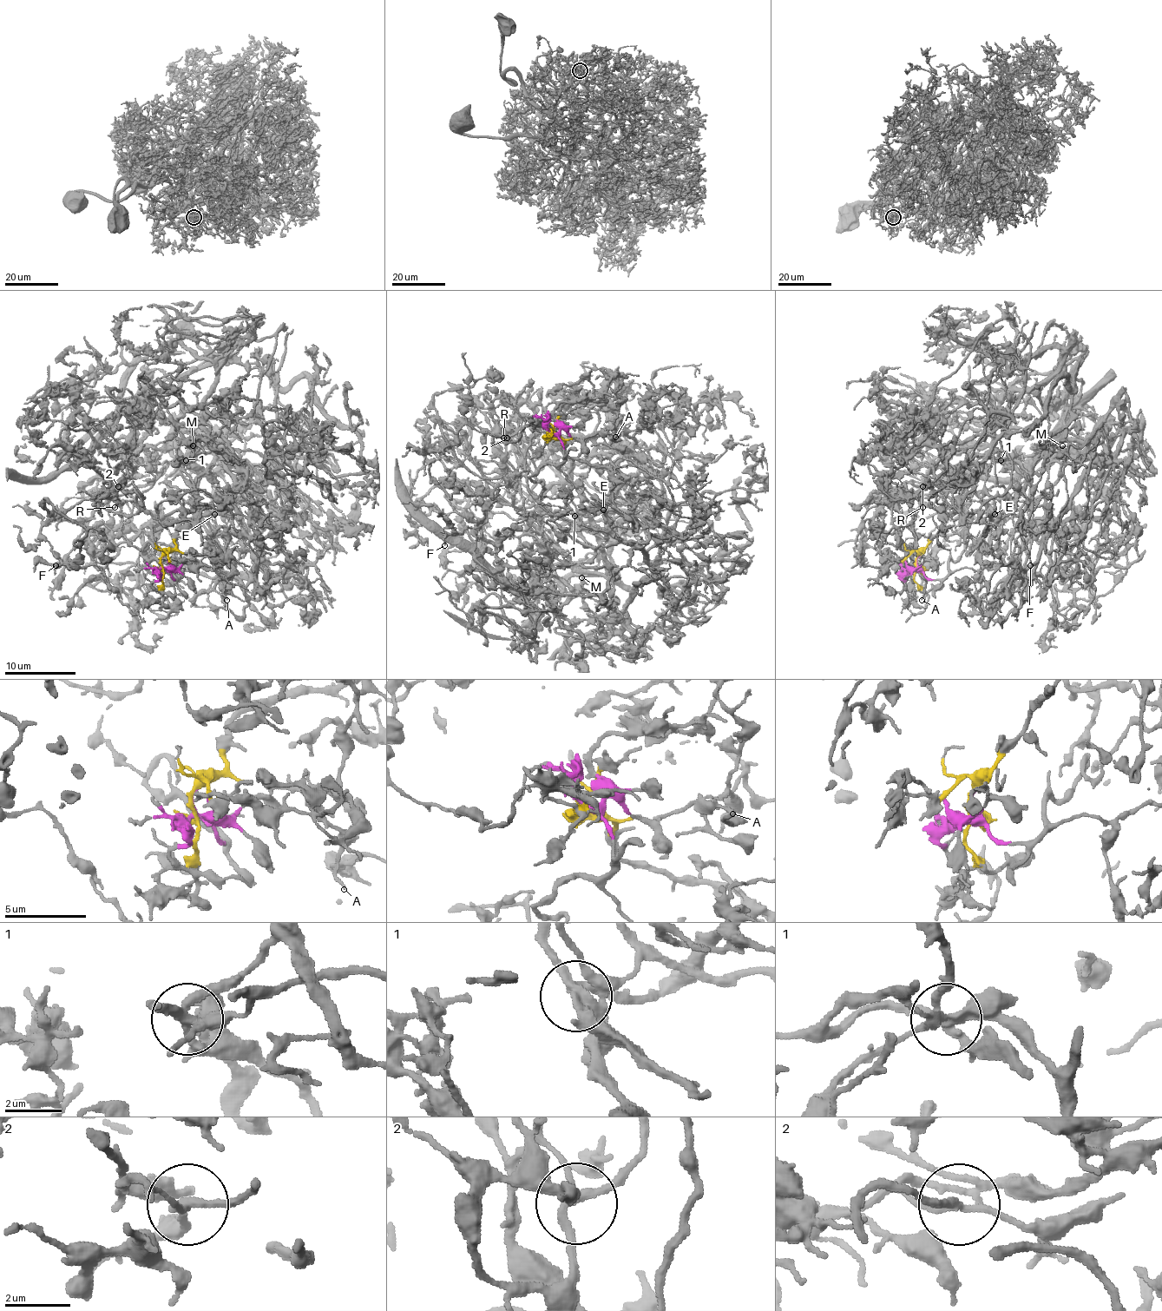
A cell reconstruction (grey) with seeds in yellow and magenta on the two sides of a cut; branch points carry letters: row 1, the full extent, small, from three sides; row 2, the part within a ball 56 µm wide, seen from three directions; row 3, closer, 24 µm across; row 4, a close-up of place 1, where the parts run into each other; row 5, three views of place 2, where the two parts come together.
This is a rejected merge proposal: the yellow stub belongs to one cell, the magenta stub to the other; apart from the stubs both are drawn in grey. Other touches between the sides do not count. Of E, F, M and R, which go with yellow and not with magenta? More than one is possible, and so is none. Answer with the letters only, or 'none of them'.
E

